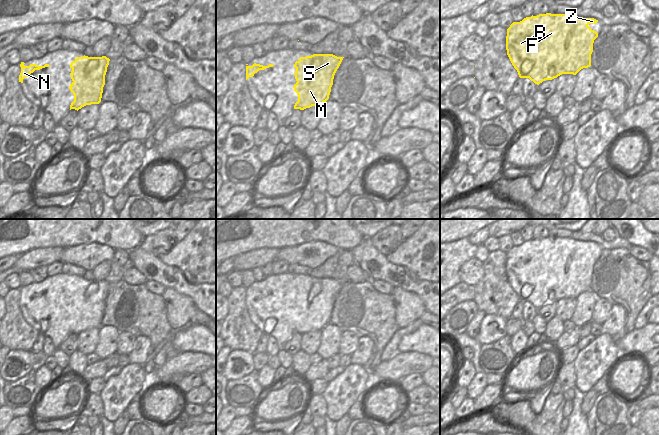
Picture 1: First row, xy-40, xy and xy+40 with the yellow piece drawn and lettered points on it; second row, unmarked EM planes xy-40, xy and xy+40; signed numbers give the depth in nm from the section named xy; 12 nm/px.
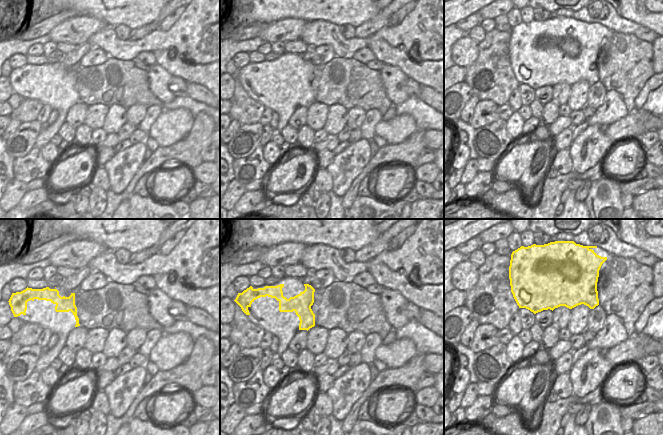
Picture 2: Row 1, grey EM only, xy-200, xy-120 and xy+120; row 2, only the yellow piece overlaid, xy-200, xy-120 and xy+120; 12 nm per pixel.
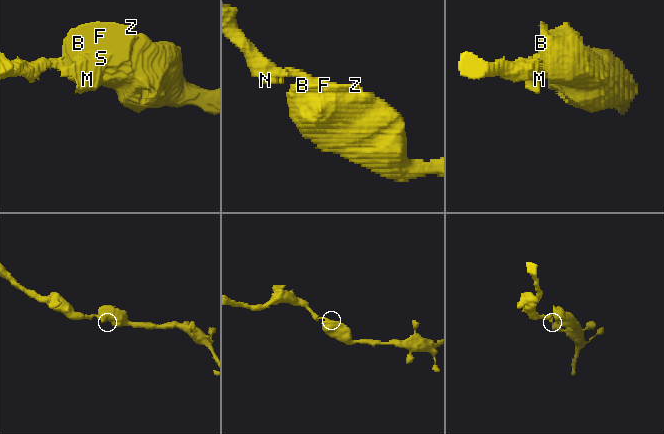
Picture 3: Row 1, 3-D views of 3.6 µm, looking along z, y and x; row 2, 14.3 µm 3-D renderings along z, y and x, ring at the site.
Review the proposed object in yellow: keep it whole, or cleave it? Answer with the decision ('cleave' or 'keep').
keep

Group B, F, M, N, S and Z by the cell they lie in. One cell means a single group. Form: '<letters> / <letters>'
B F M N S Z

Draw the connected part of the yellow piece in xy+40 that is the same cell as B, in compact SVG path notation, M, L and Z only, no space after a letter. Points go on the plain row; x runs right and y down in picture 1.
M539 238L526 241L520 246L513 246L507 253L506 274L507 279L517 294L520 302L529 302L539 309L545 304L552 304L562 298L576 299L581 293L591 290L591 278L594 264L598 257L588 249L596 248L594 242L577 241L572 238Z

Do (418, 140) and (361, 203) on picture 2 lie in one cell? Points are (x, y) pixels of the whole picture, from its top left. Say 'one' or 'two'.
two

